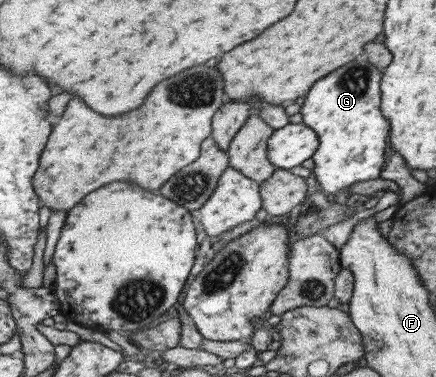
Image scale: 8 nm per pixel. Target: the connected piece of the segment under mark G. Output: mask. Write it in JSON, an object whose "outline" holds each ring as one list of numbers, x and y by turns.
{"outline":[[356,58,323,78,314,82,314,87,305,95,301,105,303,122,313,129,318,136,319,146,312,156,314,175,320,189,333,198,344,198,350,195,349,187,358,181,368,181,380,177,384,163,384,147,390,131,390,122,381,110,381,77,382,71,374,67,366,58]]}

